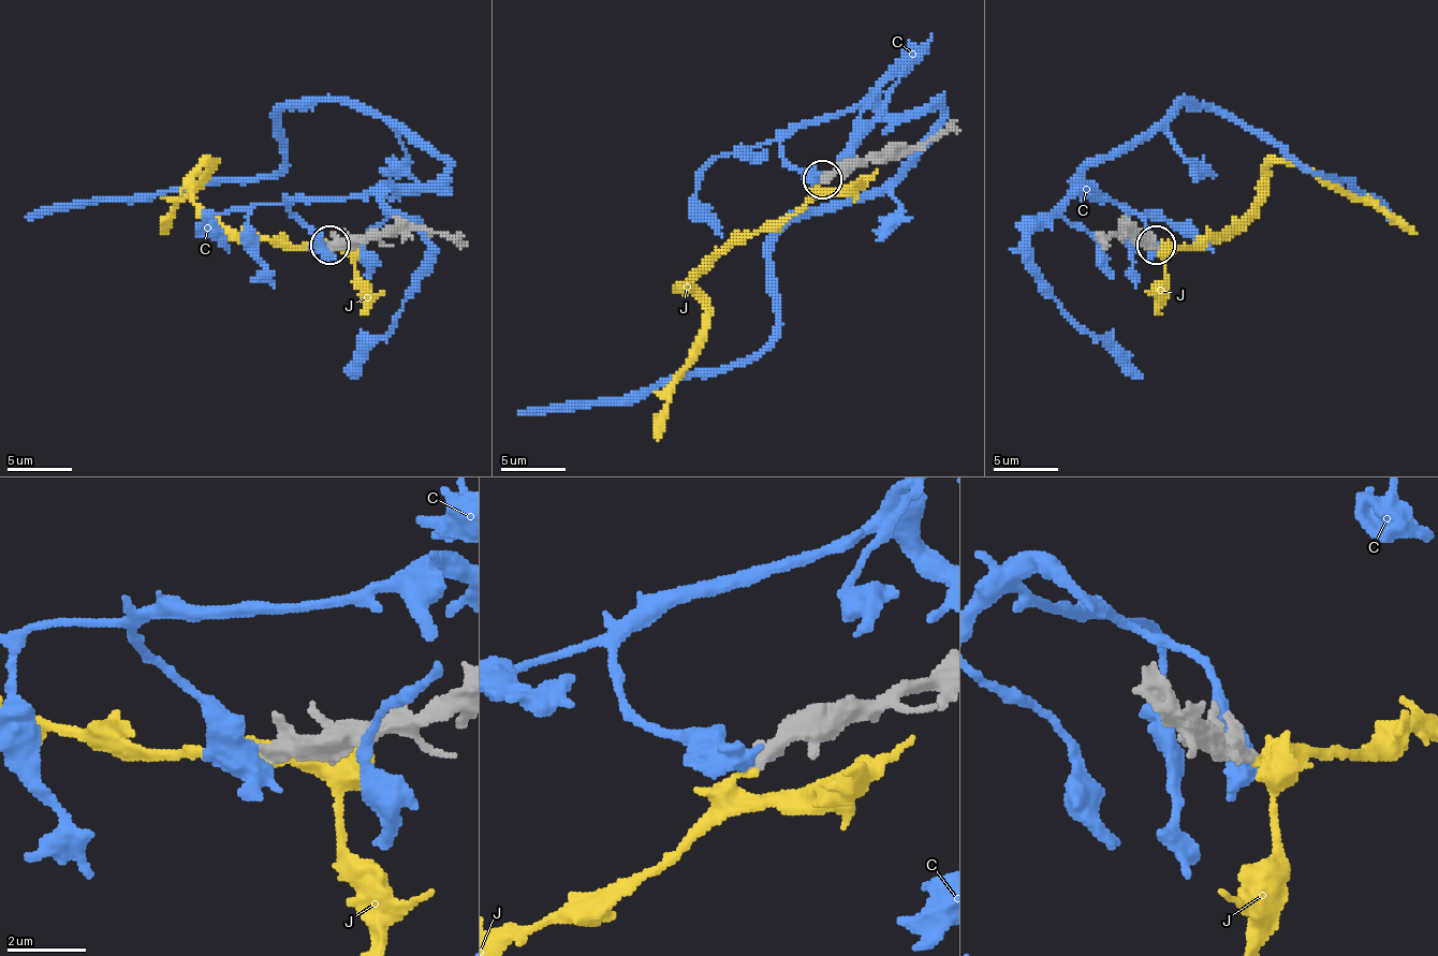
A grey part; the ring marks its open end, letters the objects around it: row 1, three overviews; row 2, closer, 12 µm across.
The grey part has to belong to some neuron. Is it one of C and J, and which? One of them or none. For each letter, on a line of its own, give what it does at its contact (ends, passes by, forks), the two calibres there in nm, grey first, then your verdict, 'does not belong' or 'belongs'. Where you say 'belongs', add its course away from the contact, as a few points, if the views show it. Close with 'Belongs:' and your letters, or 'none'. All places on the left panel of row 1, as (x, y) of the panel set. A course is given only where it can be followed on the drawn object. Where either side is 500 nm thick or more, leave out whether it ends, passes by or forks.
C: calibres 320 and 700 nm; does not belong
J: it ends; calibres 320 and 260 nm; does not belong
Belongs: none

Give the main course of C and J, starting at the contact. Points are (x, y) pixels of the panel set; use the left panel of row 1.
C: (332, 249), (293, 201), (448, 172), (341, 101), (277, 117), (283, 165), (264, 175), (25, 217)
J: (332, 249), (241, 239), (225, 233), (193, 201), (193, 172), (209, 162), (213, 165), (174, 207), (164, 233)

